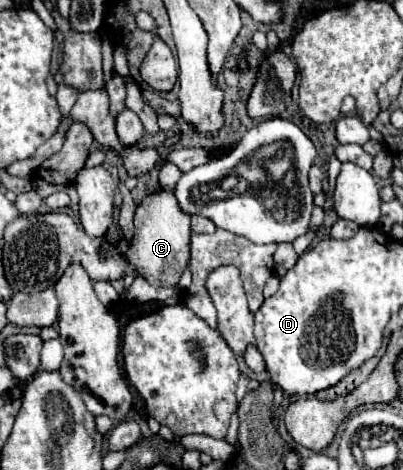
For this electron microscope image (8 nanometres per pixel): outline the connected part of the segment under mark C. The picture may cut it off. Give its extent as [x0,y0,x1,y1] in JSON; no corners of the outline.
[127,189,191,287]

